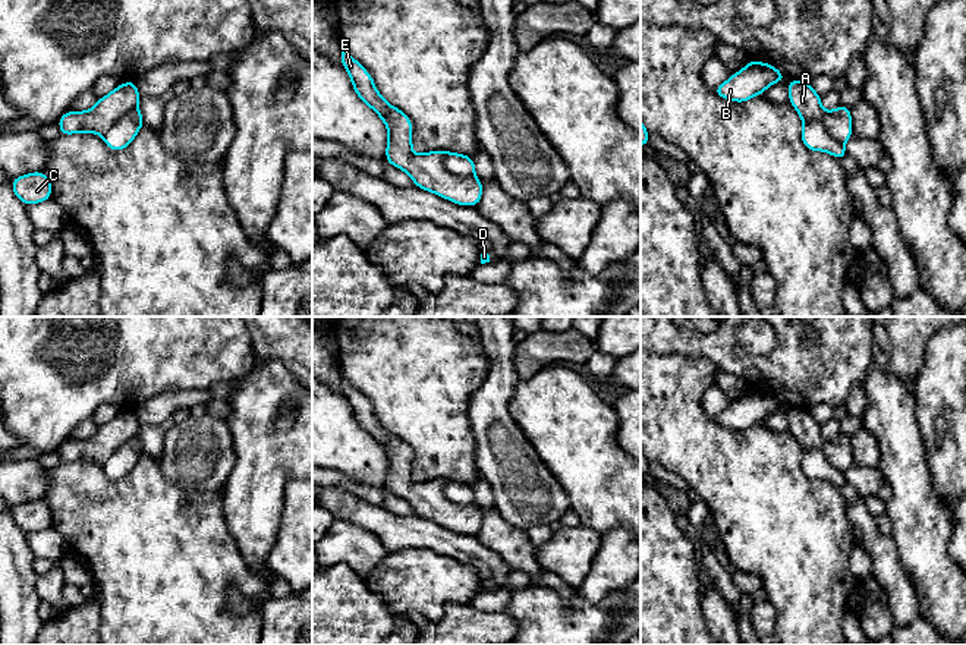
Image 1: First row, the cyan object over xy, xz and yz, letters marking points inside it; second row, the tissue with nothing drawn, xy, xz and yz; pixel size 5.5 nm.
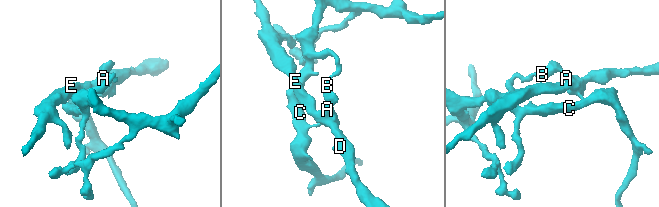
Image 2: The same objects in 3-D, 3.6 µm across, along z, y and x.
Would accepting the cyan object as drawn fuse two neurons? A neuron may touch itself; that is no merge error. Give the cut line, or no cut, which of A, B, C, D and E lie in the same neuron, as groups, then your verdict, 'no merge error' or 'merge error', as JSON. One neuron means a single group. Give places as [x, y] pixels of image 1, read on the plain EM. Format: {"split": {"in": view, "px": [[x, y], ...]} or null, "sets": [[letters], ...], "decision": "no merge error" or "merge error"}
{"split": {"in": "yz", "px": [[804, 450], [820, 449], [826, 459], [842, 472]]}, "sets": [["A", "D", "E"], ["B", "C"]], "decision": "merge error"}

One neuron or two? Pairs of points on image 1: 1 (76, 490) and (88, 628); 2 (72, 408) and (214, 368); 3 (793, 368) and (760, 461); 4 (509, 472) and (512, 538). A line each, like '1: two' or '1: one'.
1: two
2: one
3: two
4: two

